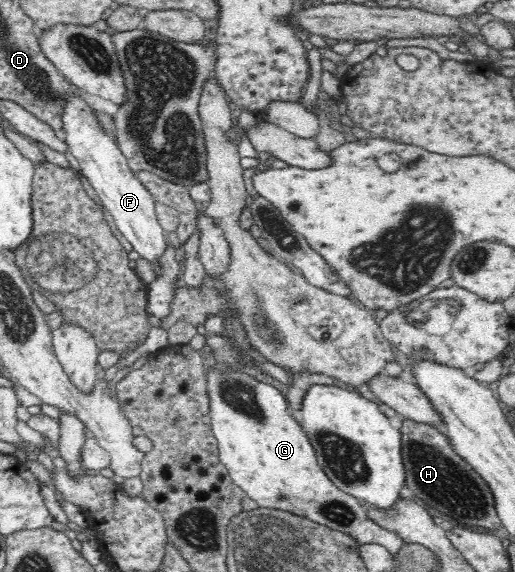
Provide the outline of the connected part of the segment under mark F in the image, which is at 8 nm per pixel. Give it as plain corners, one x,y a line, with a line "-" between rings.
79,90
77,96
71,96
63,108
63,128
61,134
68,150
78,160
80,172
87,178
103,202
104,208
113,216
117,230
125,236
131,248
143,258
149,266
155,266
153,272
157,279
165,274
163,269
163,256
167,246
174,240
159,224
155,209
153,195
143,186
136,175
131,172
123,153
118,148
118,143
111,141
103,131
92,114
92,108

